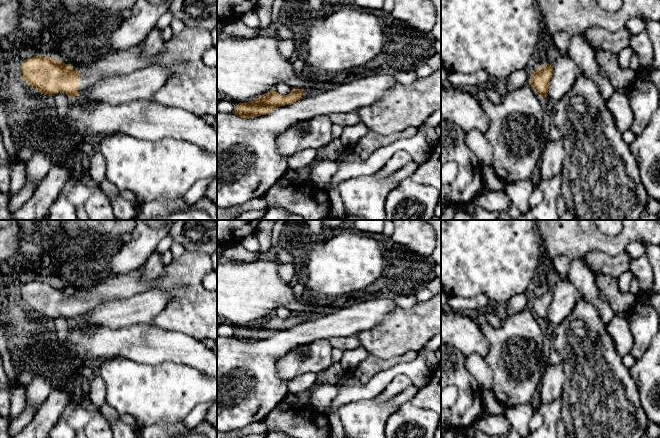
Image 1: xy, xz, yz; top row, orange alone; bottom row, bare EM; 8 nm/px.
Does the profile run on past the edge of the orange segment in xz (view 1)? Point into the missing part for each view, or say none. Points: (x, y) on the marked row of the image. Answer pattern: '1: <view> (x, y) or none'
1: xz (305, 92)

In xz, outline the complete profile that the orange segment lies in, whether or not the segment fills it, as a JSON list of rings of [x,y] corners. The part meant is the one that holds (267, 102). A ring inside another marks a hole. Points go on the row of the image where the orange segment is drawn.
[[[292,89],[289,94],[281,95],[275,90],[271,90],[255,100],[236,104],[232,113],[243,119],[266,115],[276,107],[292,104],[316,92],[316,90],[310,89]]]

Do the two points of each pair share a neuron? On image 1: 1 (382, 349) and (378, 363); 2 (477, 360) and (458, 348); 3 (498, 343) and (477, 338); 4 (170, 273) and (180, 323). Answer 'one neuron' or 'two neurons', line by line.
1: two neurons
2: two neurons
3: two neurons
4: one neuron

